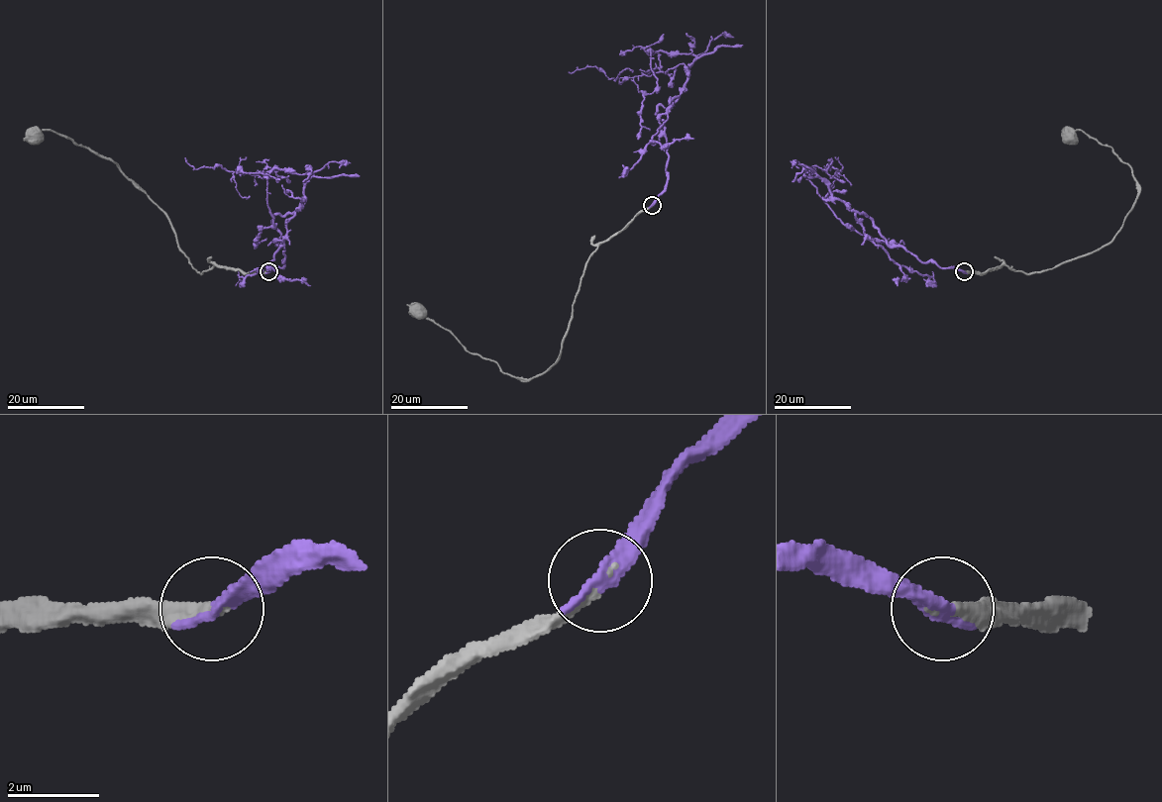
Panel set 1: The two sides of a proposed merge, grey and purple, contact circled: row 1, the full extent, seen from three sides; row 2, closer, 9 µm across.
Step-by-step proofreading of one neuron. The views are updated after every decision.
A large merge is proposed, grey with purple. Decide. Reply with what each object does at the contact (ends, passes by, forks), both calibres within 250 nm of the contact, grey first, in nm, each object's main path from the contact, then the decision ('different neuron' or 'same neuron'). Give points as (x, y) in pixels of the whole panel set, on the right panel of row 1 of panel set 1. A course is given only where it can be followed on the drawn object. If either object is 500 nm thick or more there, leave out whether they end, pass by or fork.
grey ends there; purple ends there; 240 nm thick on the grey side, 380 nm on the other; grey runs (964, 272), (1052, 269), (1107, 245), (1118, 230), (1138, 193), (1130, 167), (1085, 132), (1067, 135); purple runs (964, 272), (921, 262), (893, 243), (871, 240), (852, 211), (809, 168), (810, 182), (838, 218), (898, 248); same neuron

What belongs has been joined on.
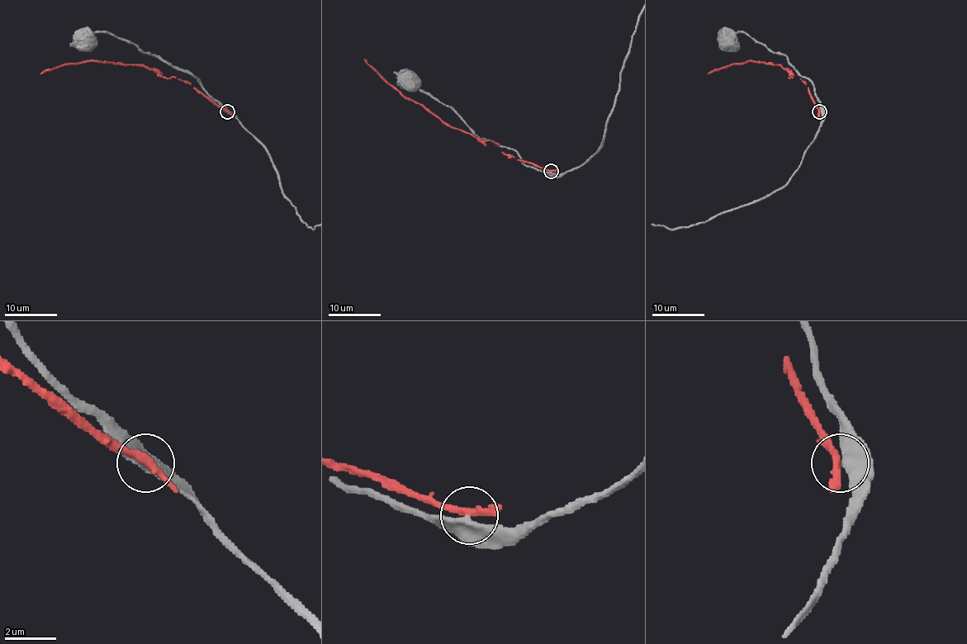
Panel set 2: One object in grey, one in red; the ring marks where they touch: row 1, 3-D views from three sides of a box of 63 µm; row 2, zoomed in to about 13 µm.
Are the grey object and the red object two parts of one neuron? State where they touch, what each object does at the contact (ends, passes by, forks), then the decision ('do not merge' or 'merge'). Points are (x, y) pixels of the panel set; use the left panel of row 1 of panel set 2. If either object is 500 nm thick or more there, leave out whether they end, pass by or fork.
at (227, 111); grey passes by; red passes by; do not merge

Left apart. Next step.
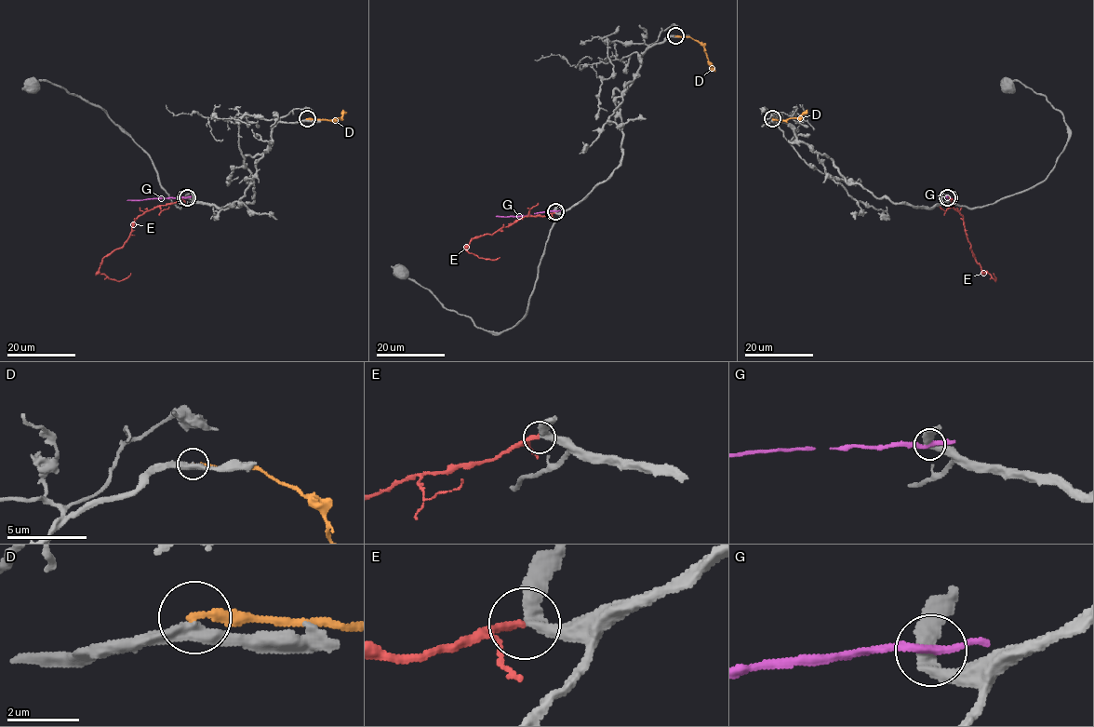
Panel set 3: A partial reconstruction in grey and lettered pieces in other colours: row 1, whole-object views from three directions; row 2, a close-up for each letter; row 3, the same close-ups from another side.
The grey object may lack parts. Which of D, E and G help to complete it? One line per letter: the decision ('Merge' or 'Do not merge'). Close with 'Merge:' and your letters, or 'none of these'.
D: Do not merge
E: Merge
G: Do not merge
Merge: E

